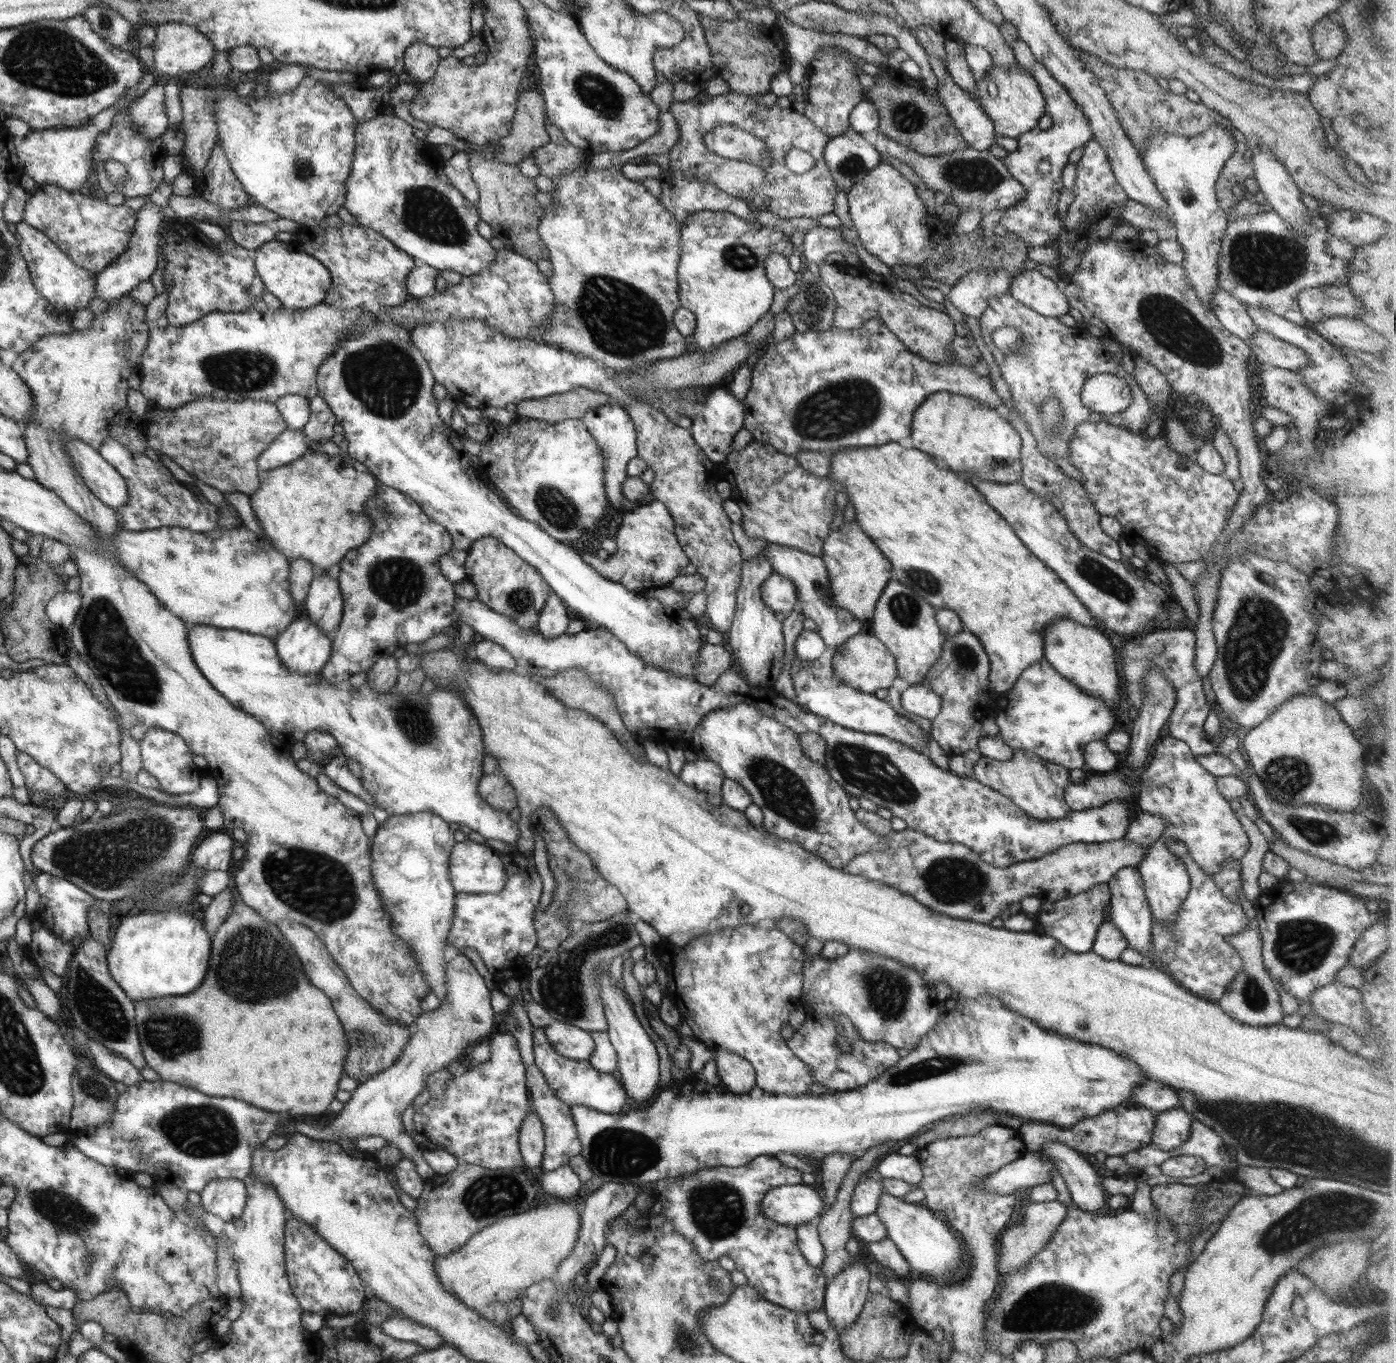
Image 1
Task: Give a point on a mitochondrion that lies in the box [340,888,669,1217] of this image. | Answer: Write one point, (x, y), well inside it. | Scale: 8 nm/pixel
(566, 998)

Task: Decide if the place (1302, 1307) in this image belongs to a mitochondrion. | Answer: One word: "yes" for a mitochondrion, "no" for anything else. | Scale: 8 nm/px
no

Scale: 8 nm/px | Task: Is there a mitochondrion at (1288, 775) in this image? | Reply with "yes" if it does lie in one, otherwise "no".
yes

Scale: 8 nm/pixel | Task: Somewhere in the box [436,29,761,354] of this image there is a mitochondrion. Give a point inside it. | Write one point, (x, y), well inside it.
(598, 93)

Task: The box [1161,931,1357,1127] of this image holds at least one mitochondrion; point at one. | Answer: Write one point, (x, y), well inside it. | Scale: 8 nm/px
(1255, 998)

